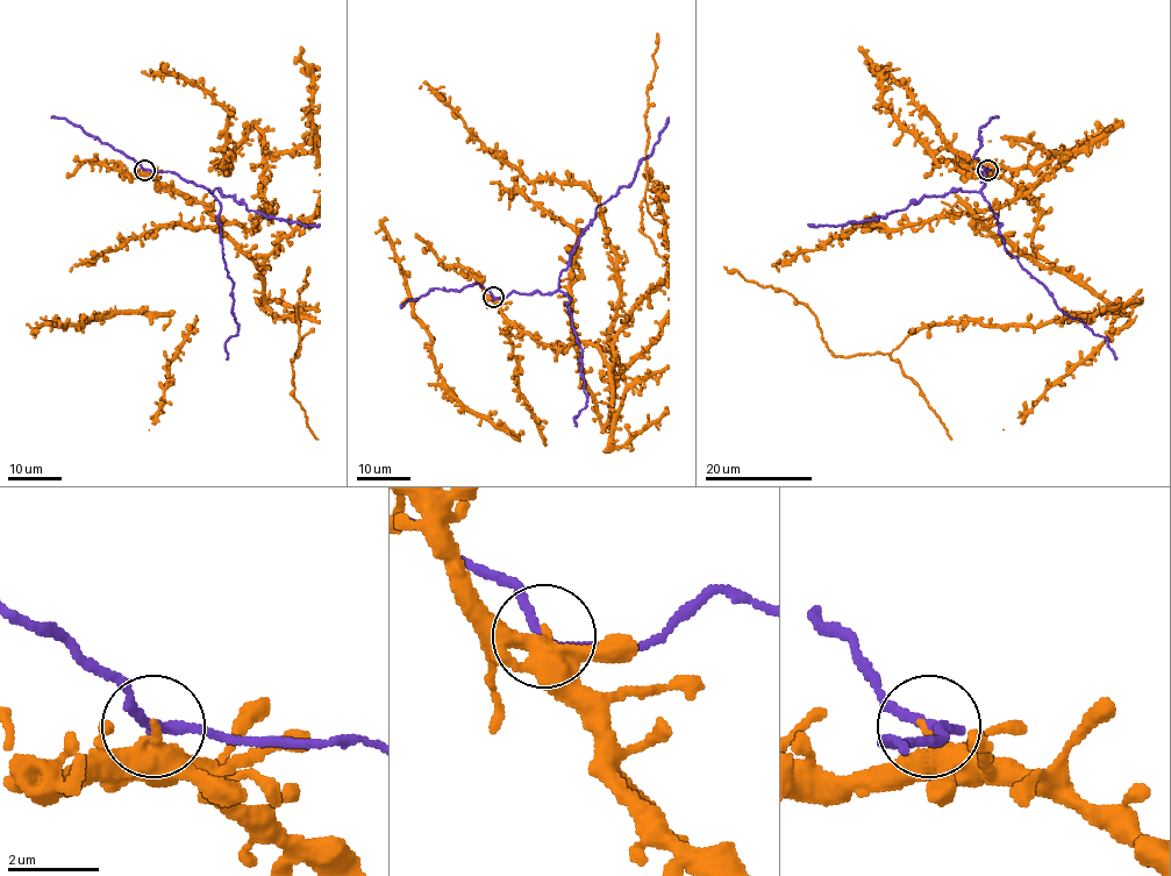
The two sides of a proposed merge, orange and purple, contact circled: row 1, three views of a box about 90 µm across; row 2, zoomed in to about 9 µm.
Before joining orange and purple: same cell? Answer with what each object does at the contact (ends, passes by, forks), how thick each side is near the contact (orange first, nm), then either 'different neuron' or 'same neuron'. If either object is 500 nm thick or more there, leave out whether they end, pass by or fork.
orange passes by; purple passes by; 300 nm thick on the orange side, 220 nm on the other; same neuron

